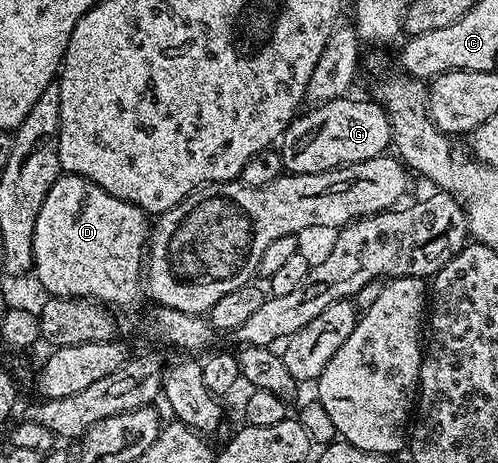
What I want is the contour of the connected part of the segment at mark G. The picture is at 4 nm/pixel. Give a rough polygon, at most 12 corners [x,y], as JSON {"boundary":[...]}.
{"boundary":[[344,96],[300,113],[281,139],[288,174],[388,153],[378,101]]}

